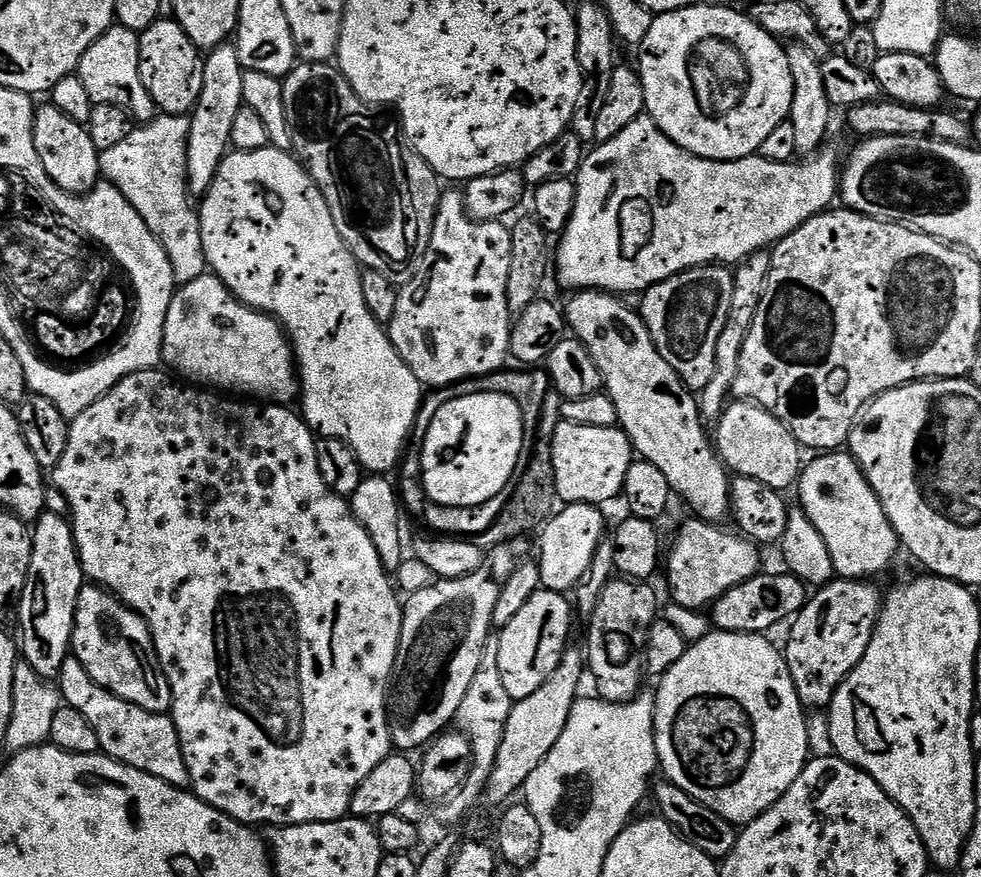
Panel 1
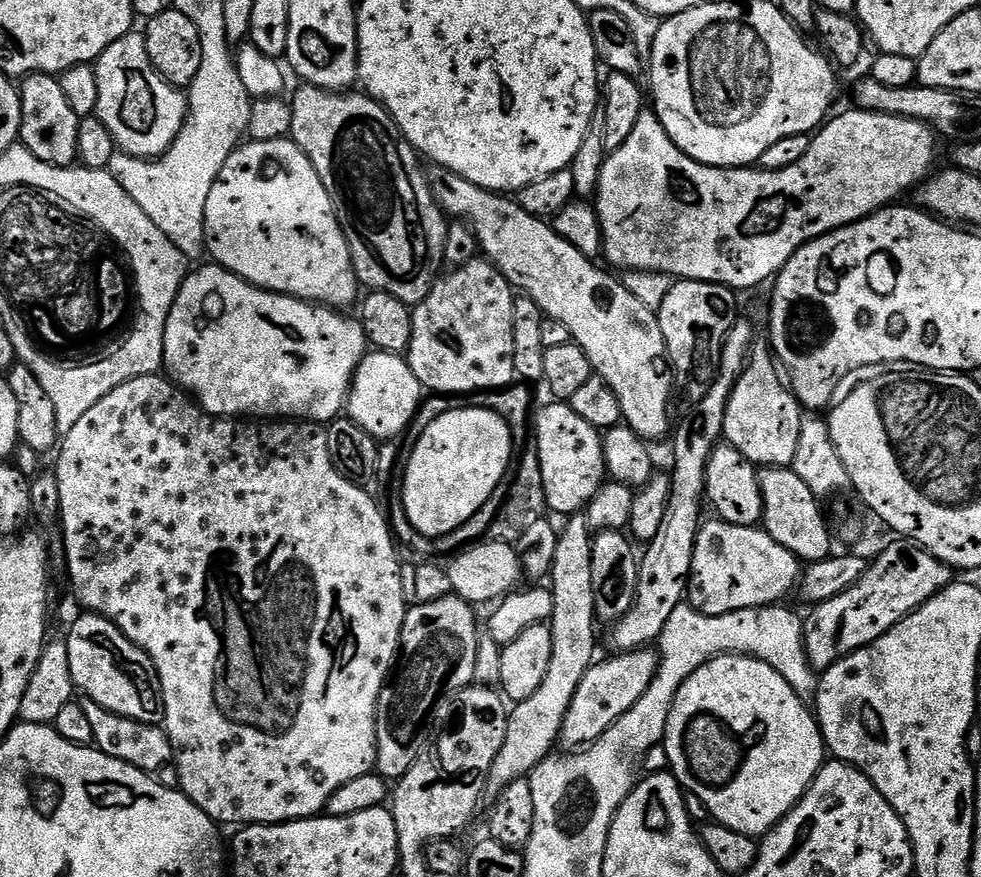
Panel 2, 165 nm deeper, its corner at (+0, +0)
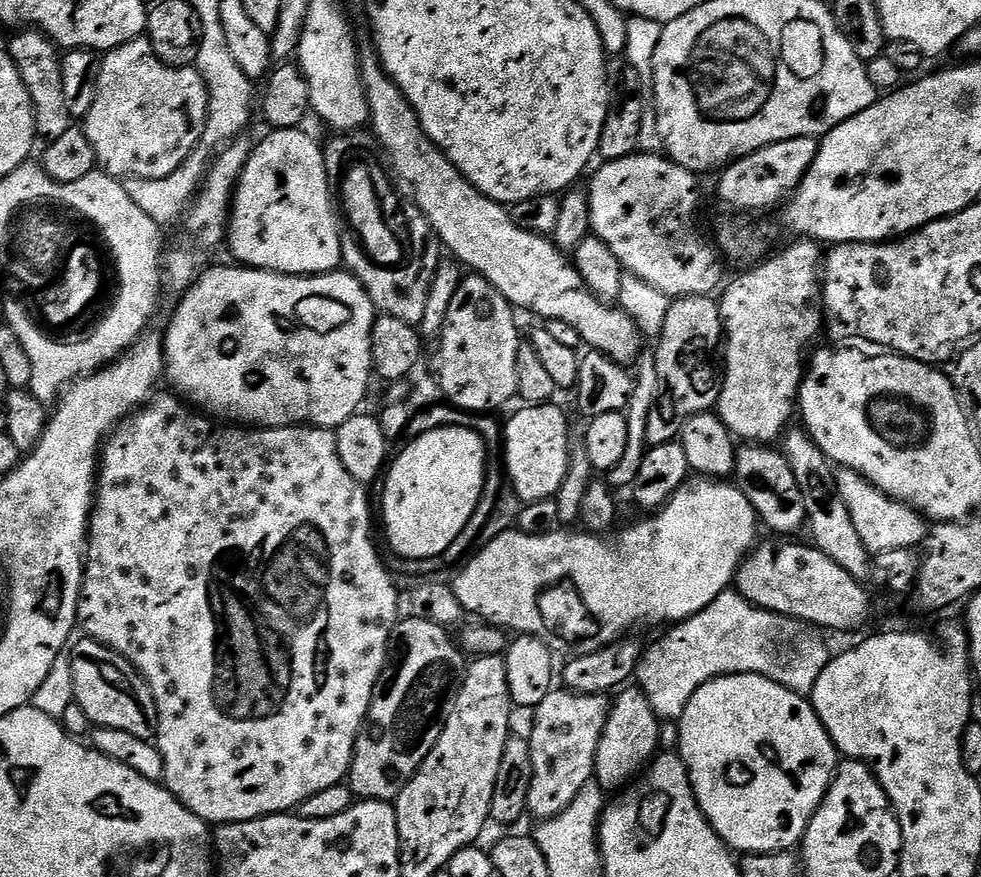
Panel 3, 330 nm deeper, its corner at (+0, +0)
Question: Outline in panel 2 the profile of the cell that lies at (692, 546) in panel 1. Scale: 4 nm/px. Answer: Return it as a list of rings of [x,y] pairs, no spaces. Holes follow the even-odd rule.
[[[719,518],[701,523],[700,532],[696,536],[694,546],[694,562],[692,573],[688,576],[687,603],[696,611],[706,615],[724,615],[747,608],[765,608],[768,605],[779,605],[800,583],[802,562],[786,546],[778,546],[774,538],[764,531],[763,527],[747,528],[734,526]]]

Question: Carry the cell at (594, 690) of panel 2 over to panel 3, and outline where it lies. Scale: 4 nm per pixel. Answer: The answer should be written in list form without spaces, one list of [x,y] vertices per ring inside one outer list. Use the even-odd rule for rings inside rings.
[[[553,690],[542,698],[542,702],[536,709],[532,720],[532,732],[528,736],[530,754],[534,762],[534,776],[530,778],[530,790],[528,791],[528,812],[536,815],[537,821],[549,820],[566,810],[574,798],[578,798],[578,790],[586,786],[593,779],[596,770],[596,755],[598,754],[598,742],[602,738],[602,730],[608,721],[610,700],[607,695],[587,696],[581,692],[567,690]]]

